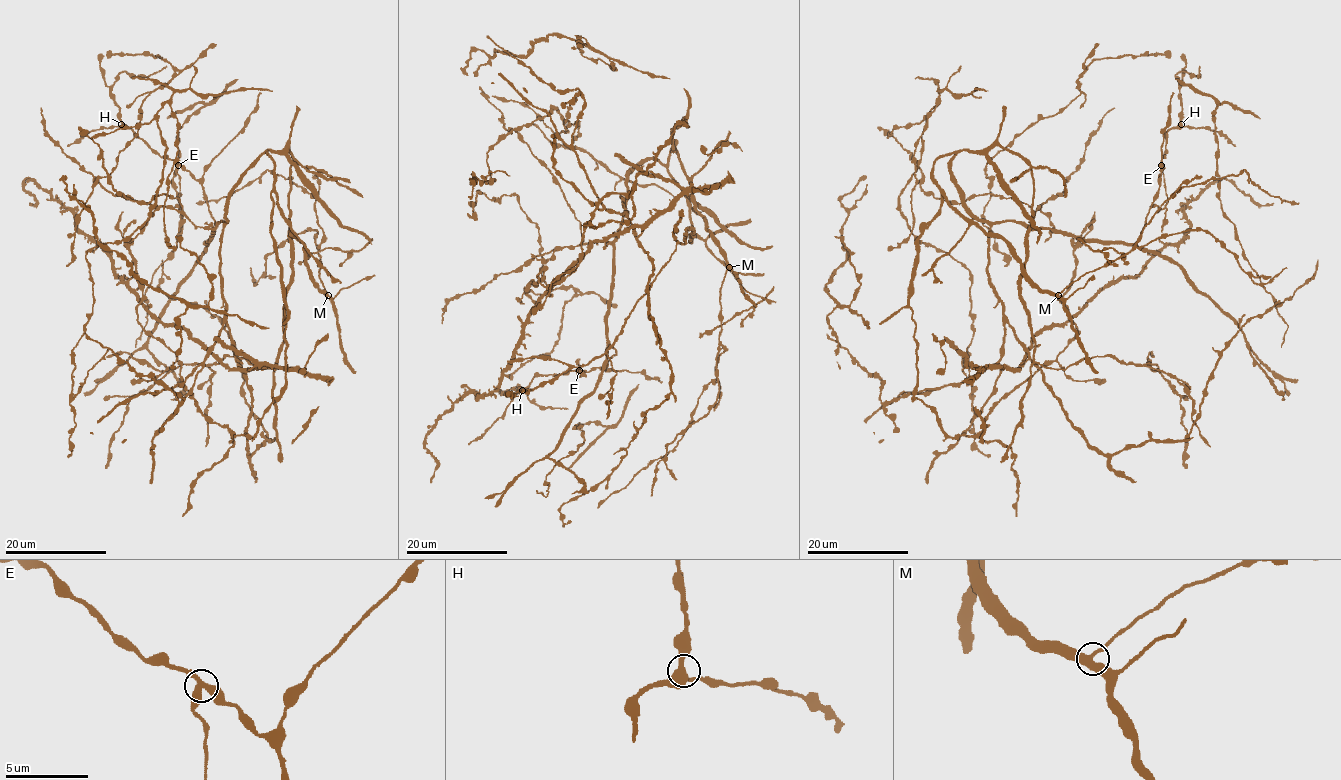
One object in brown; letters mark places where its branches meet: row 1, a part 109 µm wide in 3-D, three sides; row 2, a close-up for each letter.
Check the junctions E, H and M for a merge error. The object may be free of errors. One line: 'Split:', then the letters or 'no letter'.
Split: E

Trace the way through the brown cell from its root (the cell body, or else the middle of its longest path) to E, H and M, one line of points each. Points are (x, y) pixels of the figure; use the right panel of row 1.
E: (988, 271), (991, 226), (1005, 221), (1062, 230), (1085, 239), (1134, 243), (1160, 186), (1161, 164)
H: (988, 271), (991, 226), (1005, 221), (1062, 230), (1085, 239), (1134, 243), (1160, 186), (1166, 134), (1181, 124)
M: (988, 271), (990, 226), (964, 202), (950, 171), (956, 153), (940, 155), (933, 182), (944, 198), (1058, 295)

